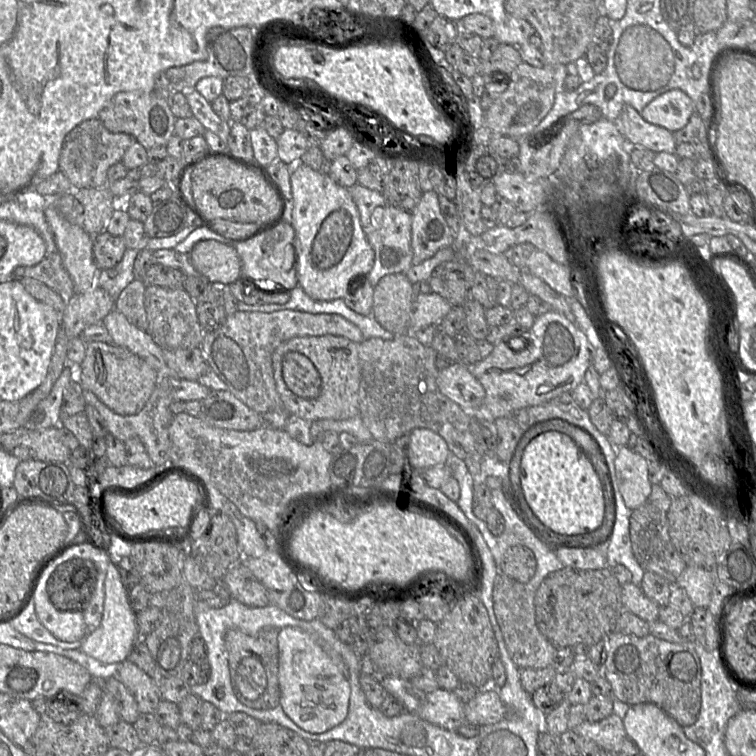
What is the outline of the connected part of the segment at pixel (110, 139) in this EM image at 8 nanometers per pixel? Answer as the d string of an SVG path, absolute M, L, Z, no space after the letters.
M98 117L84 120L64 138L59 171L65 174L74 188L105 187L108 183L108 169L122 161L124 153L135 141L130 134L110 132Z

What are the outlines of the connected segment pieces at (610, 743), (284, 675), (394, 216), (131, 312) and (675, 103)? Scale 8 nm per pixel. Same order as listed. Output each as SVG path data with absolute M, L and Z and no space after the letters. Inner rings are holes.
M616 714L598 722L584 721L573 729L583 739L594 741L600 749L612 752L626 738L626 730L623 719Z
M284 627L278 632L280 706L302 730L320 734L345 720L350 701L350 685L331 658L305 631Z
M392 205L384 206L381 226L377 230L366 231L366 238L374 250L374 265L367 279L372 287L388 274L406 273L413 265L411 247L411 212L396 208Z
M134 279L115 301L115 308L121 312L135 327L148 332L148 318L144 306L146 284Z
M671 89L650 101L640 112L644 120L671 132L683 128L694 112L694 102L680 89Z

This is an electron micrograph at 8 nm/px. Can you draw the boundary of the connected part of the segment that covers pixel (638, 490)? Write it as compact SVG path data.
M622 446L616 450L615 472L626 507L631 511L637 509L651 492L648 461L627 446Z

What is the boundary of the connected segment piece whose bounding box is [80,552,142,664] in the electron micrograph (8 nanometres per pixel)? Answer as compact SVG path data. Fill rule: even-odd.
M114 552L114 562L111 562L108 566L105 583L105 599L104 608L102 614L102 620L100 625L92 633L87 633L87 635L82 640L80 650L86 655L96 659L97 661L104 664L121 664L128 659L128 656L136 643L137 640L141 640L142 637L138 634L137 628L137 614L133 611L130 601L129 601L129 590L125 587L121 580L119 570L115 563L115 552Z

